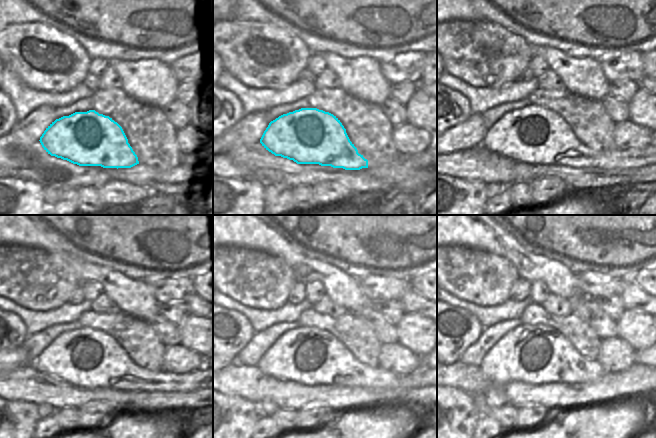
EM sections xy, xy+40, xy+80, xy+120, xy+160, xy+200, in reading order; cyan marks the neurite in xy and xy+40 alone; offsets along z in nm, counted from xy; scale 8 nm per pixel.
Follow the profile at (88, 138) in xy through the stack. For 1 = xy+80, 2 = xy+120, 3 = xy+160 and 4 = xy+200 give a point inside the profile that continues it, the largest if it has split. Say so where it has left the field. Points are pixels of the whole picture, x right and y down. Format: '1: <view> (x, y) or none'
1: xy+80 (535, 135)
2: xy+120 (88, 358)
3: xy+160 (307, 355)
4: xy+200 (538, 354)

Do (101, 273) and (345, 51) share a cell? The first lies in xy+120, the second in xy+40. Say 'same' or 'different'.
different

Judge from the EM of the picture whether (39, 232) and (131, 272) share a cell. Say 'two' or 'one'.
two

